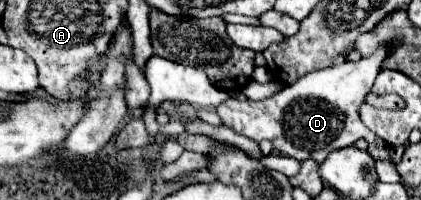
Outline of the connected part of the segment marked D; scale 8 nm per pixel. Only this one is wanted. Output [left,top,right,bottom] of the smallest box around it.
[216,42,400,164]

